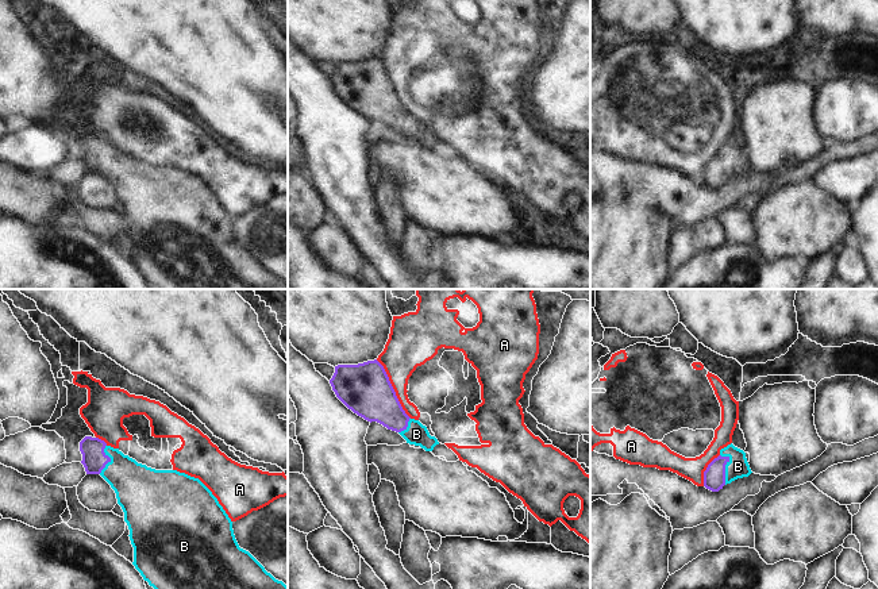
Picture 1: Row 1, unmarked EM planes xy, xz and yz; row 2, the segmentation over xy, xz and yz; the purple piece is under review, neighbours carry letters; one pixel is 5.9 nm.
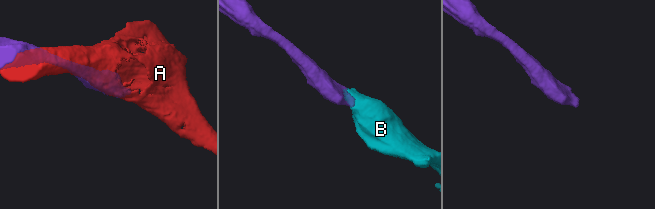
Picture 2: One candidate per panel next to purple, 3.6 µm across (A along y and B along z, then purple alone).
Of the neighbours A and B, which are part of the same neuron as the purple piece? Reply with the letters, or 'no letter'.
B

